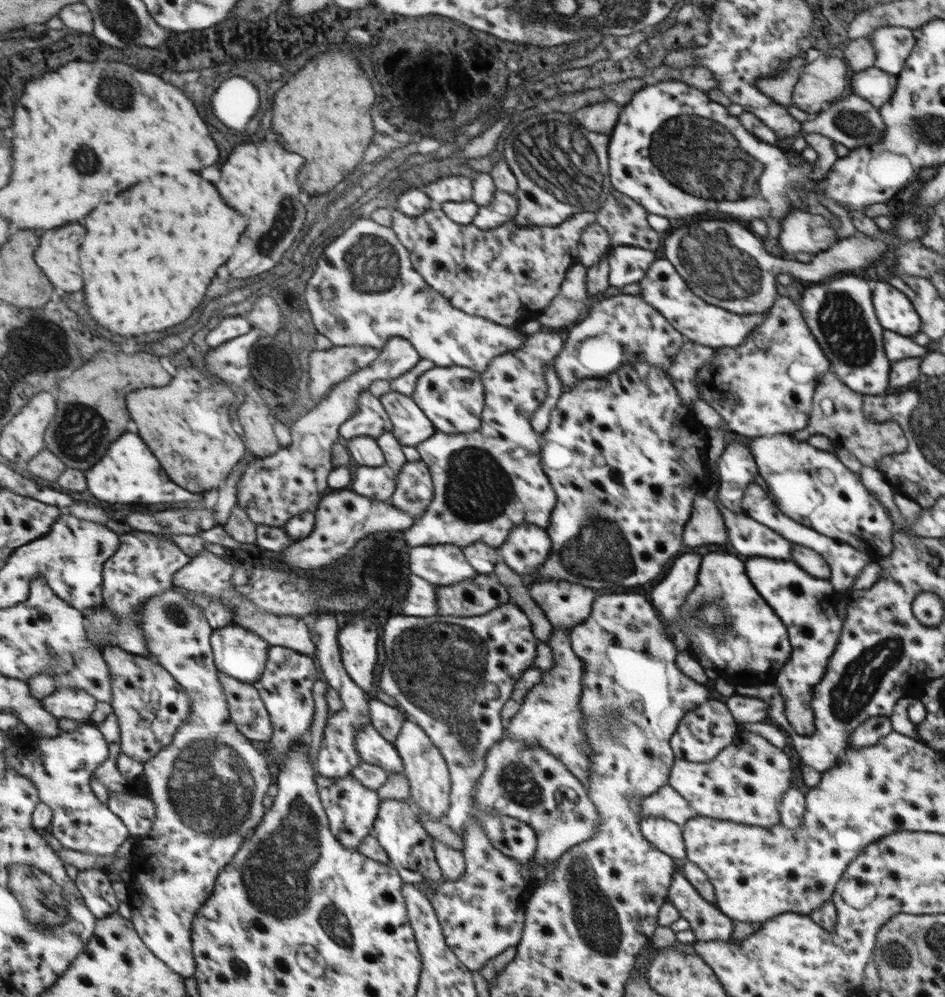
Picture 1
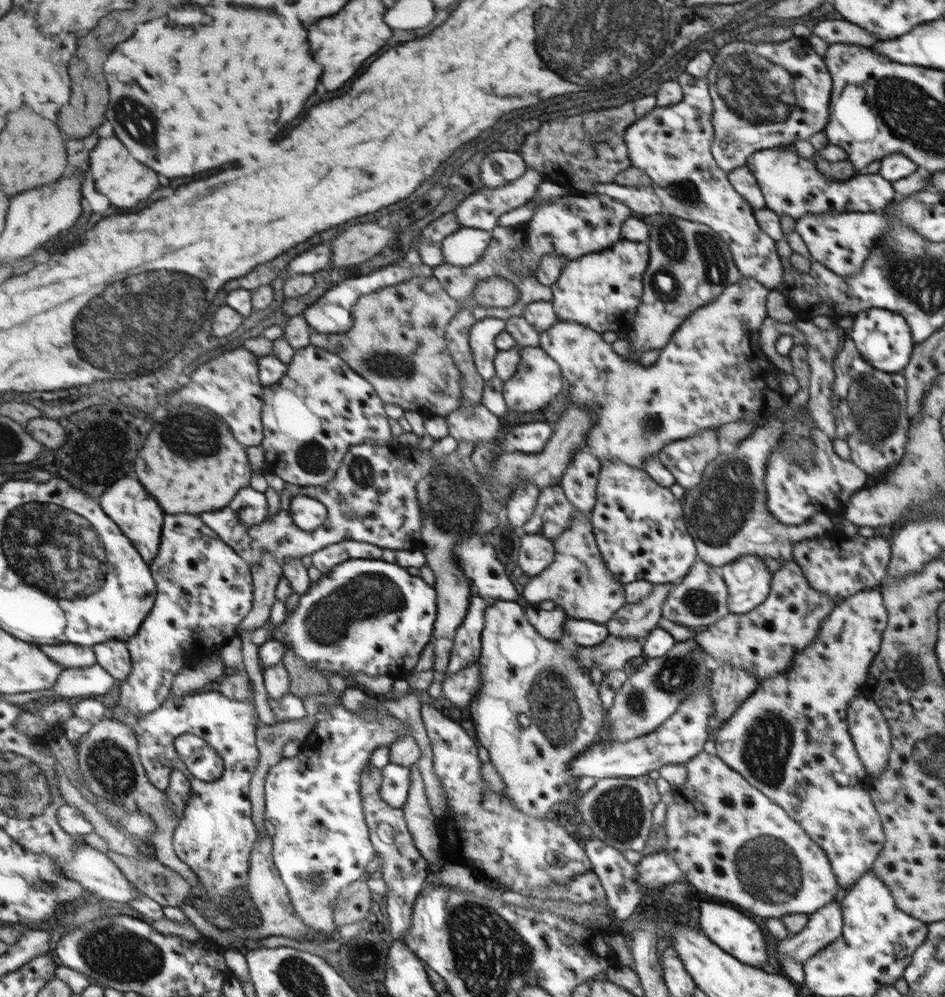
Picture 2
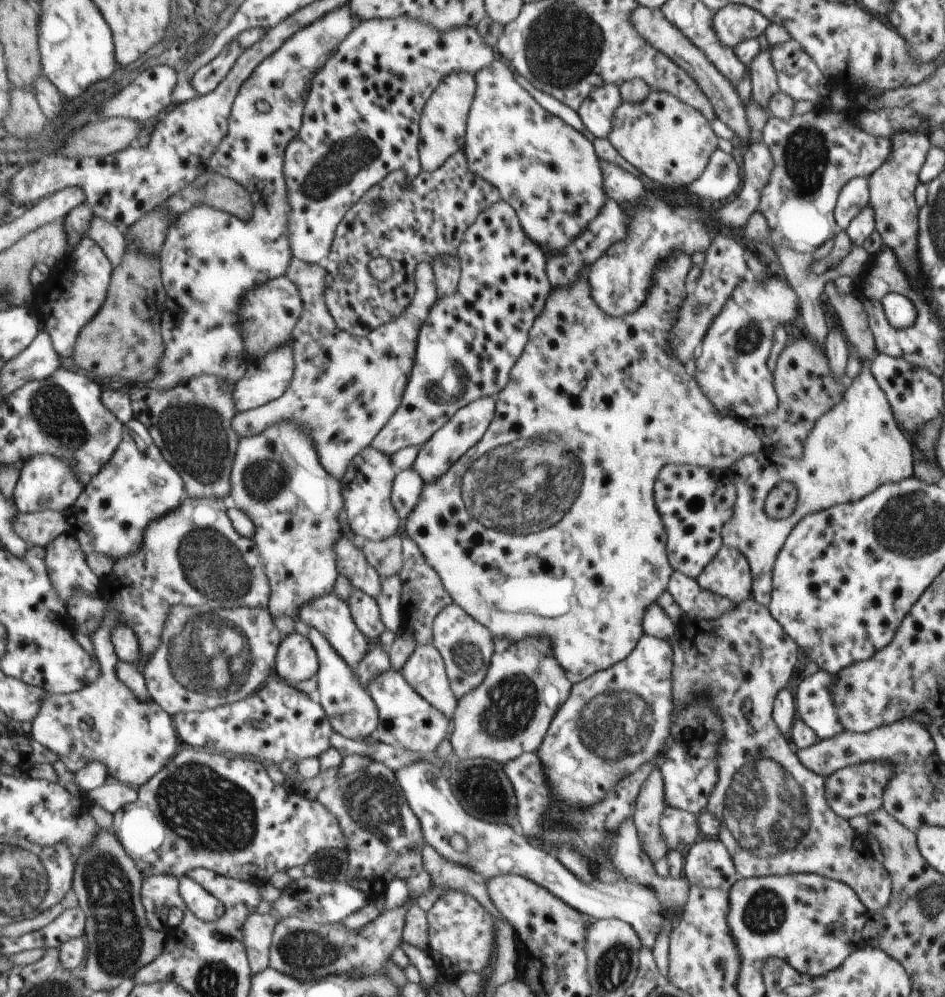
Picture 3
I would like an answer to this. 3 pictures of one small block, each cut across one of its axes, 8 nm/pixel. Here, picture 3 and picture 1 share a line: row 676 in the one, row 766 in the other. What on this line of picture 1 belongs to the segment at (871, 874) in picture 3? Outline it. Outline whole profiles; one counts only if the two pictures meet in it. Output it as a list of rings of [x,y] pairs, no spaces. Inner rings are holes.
[[[738,728],[733,741],[708,762],[676,758],[670,773],[670,786],[685,797],[698,817],[768,828],[781,822],[781,802],[792,788],[790,764],[790,758],[762,737],[761,730]]]

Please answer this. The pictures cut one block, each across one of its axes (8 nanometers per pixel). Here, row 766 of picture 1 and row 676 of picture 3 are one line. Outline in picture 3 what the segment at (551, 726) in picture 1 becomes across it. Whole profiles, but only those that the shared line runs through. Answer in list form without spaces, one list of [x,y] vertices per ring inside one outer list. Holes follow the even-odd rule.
[[[676,251],[666,257],[653,274],[653,286],[644,304],[633,313],[623,314],[621,317],[606,314],[593,299],[589,268],[588,265],[582,267],[579,277],[571,285],[552,290],[548,304],[530,332],[529,342],[521,358],[513,366],[512,378],[495,398],[495,415],[490,426],[482,438],[444,476],[434,482],[424,483],[420,500],[405,524],[406,536],[418,545],[426,562],[438,573],[454,603],[458,603],[458,606],[473,615],[478,622],[486,625],[495,639],[506,637],[519,641],[533,636],[548,637],[553,644],[553,655],[574,685],[592,677],[594,673],[624,661],[633,652],[645,635],[645,612],[666,592],[673,573],[676,572],[669,558],[668,531],[655,507],[653,486],[658,471],[670,463],[688,463],[727,472],[728,468],[748,453],[754,454],[762,450],[763,445],[760,436],[748,422],[722,414],[714,406],[692,376],[690,366],[684,364],[671,349],[671,331],[677,324],[677,315],[689,293],[690,285],[686,284],[686,276],[692,268],[691,254]],[[530,498],[534,498],[532,504],[528,504]]]

